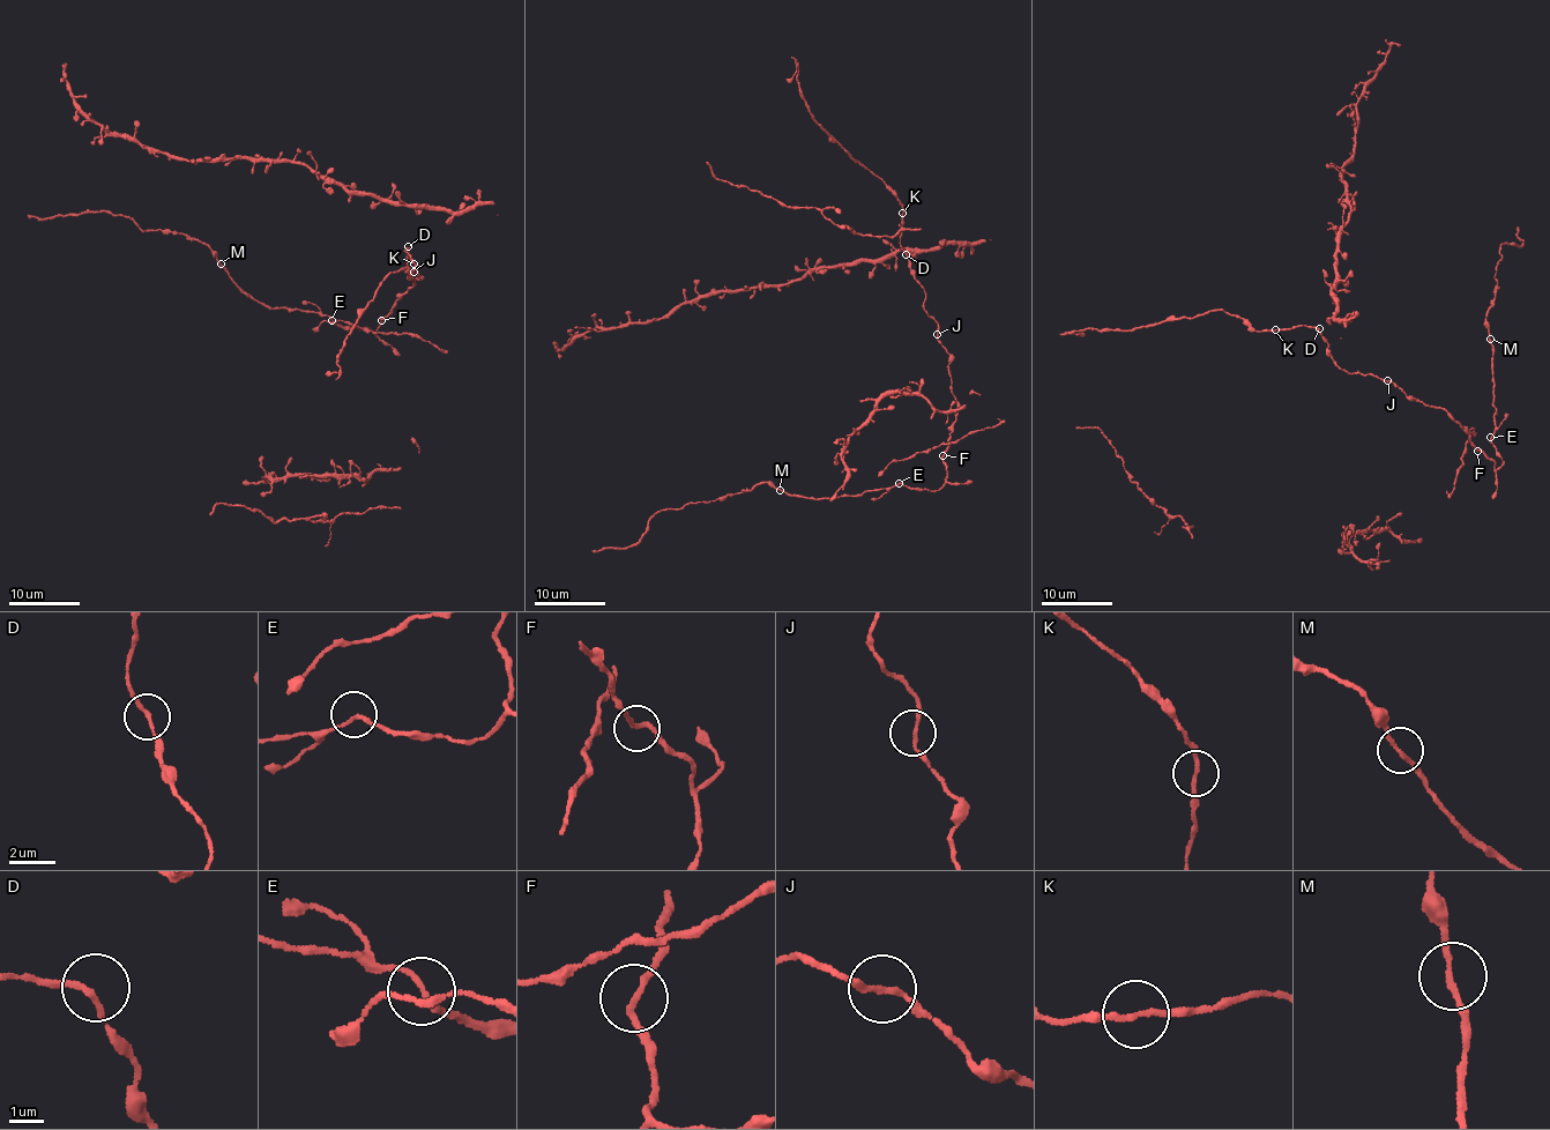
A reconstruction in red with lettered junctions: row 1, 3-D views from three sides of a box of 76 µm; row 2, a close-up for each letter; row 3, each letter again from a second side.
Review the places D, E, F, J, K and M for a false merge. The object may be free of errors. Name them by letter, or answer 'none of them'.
none of them

